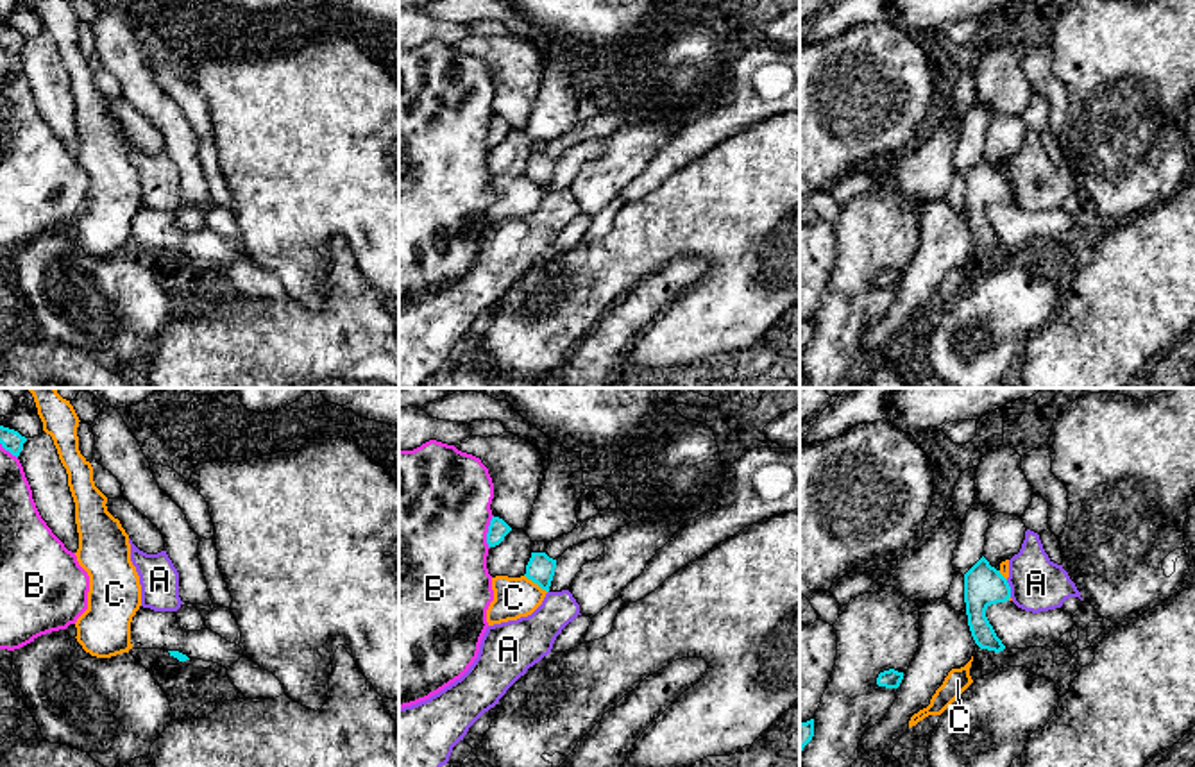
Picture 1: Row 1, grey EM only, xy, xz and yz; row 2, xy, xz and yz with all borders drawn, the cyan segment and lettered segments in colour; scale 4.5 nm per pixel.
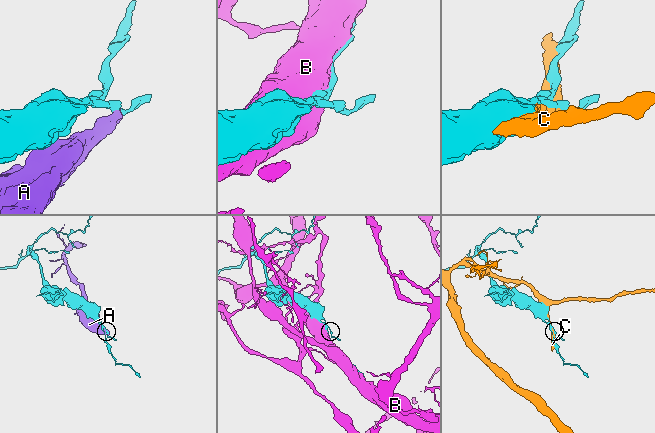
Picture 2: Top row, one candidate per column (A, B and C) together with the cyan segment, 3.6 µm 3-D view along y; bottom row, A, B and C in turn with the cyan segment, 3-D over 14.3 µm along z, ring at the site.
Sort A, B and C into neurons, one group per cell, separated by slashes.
A / B / C

